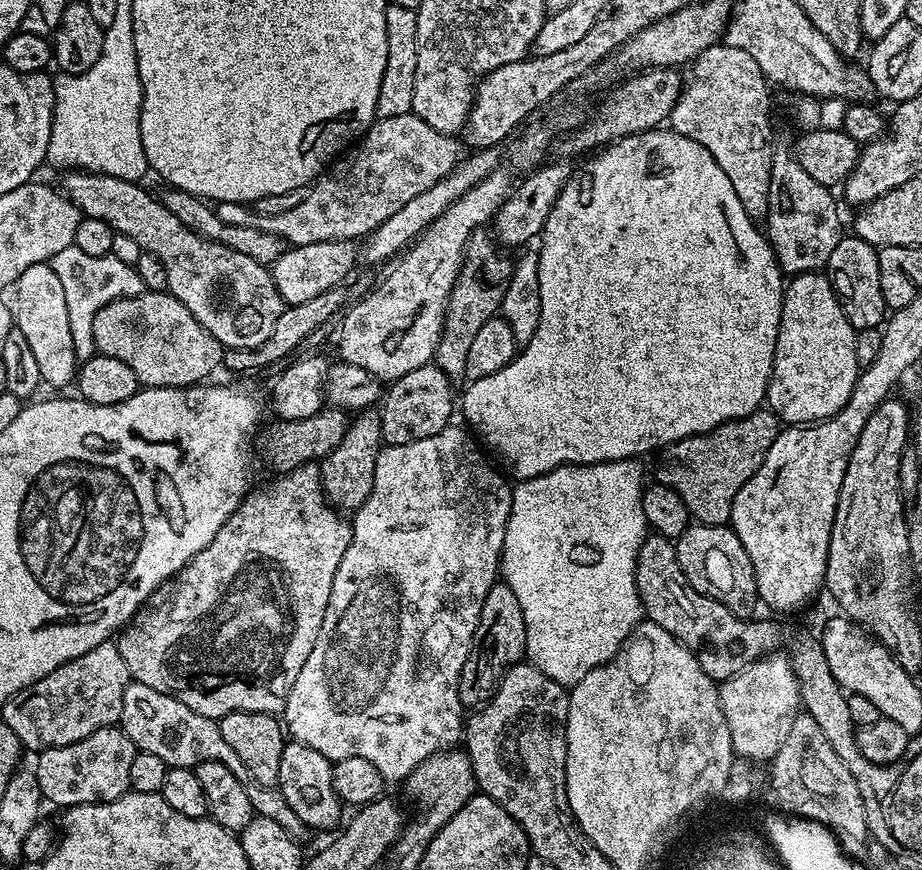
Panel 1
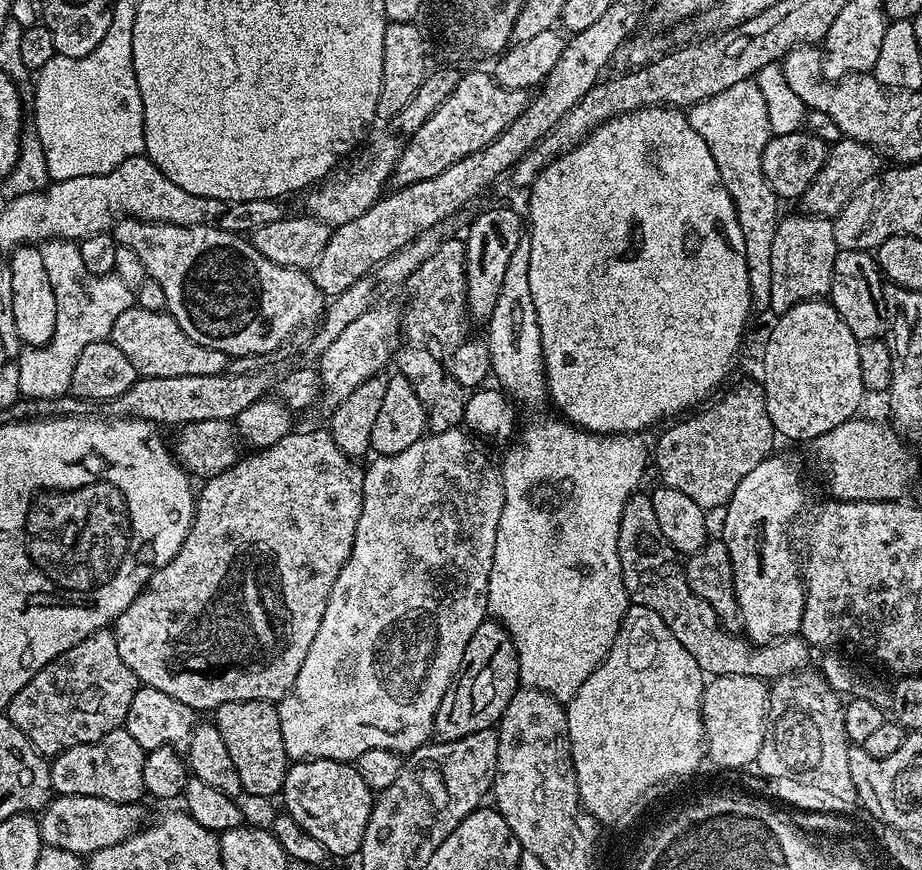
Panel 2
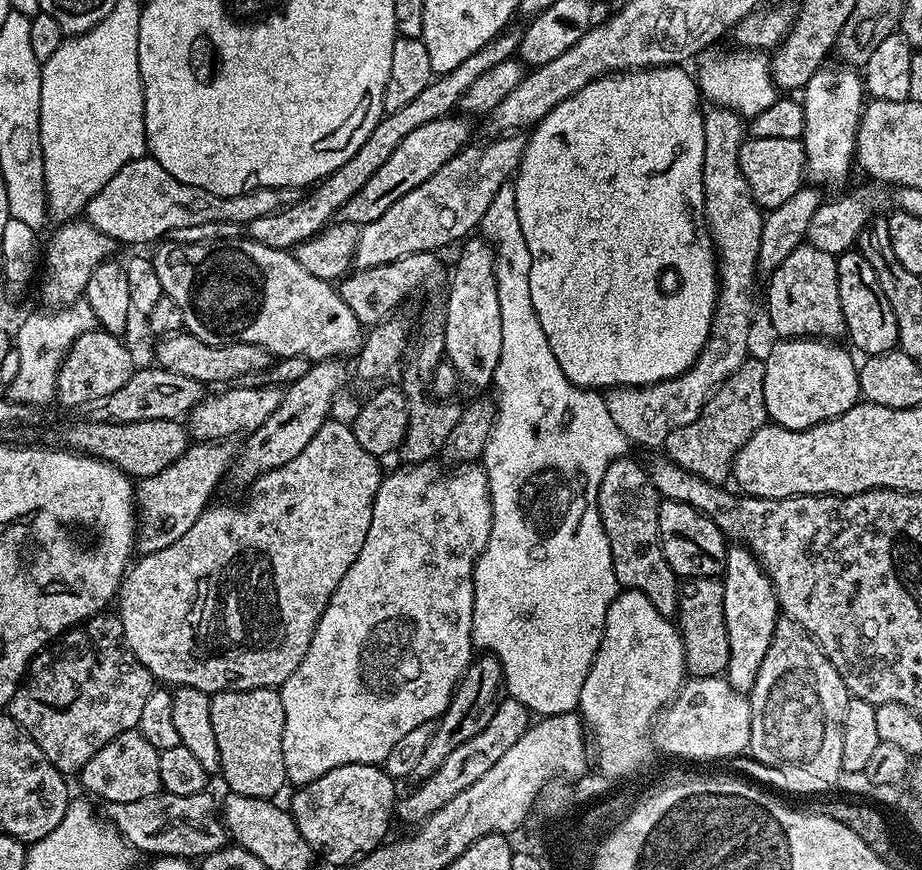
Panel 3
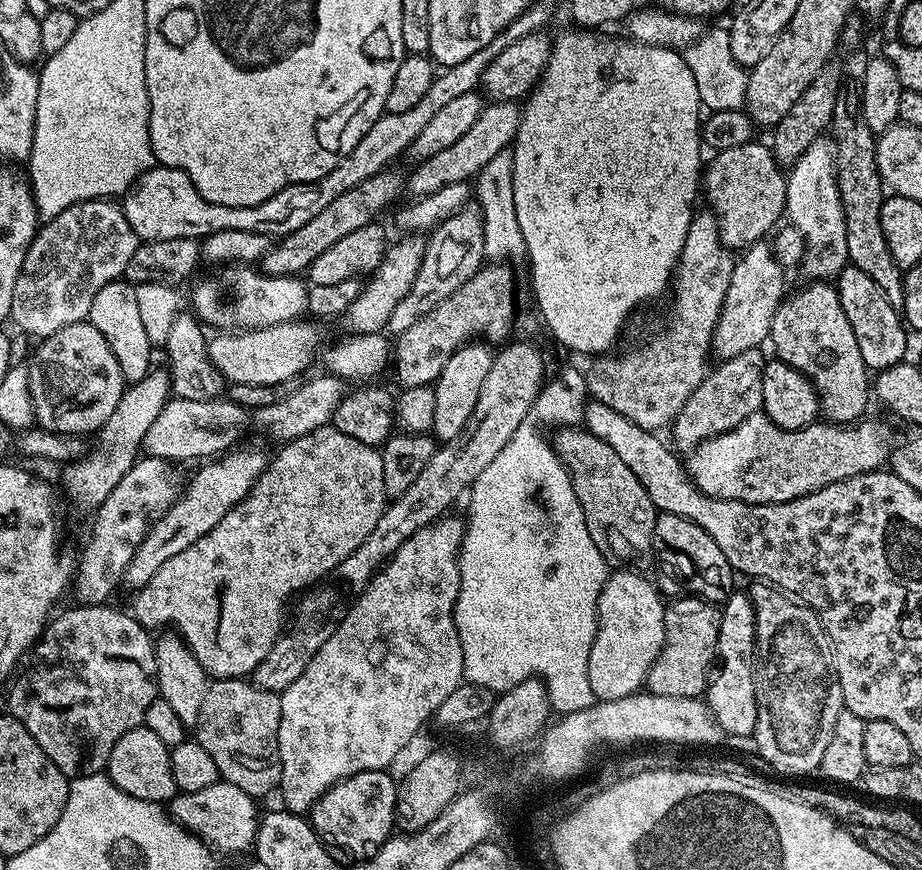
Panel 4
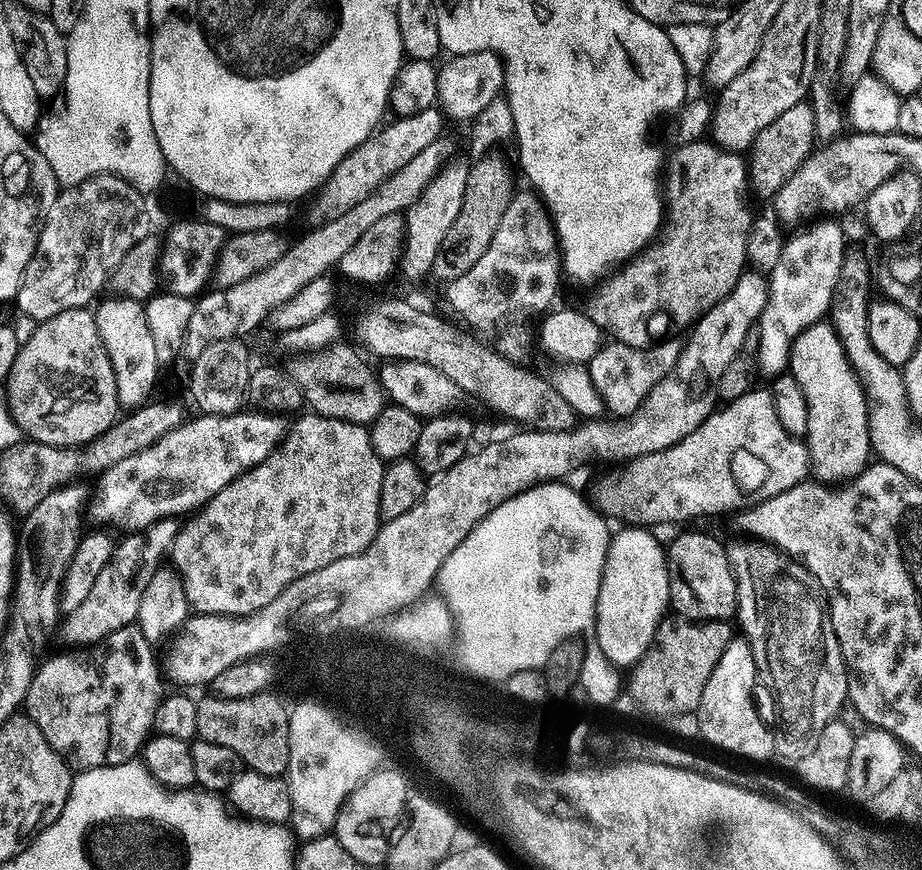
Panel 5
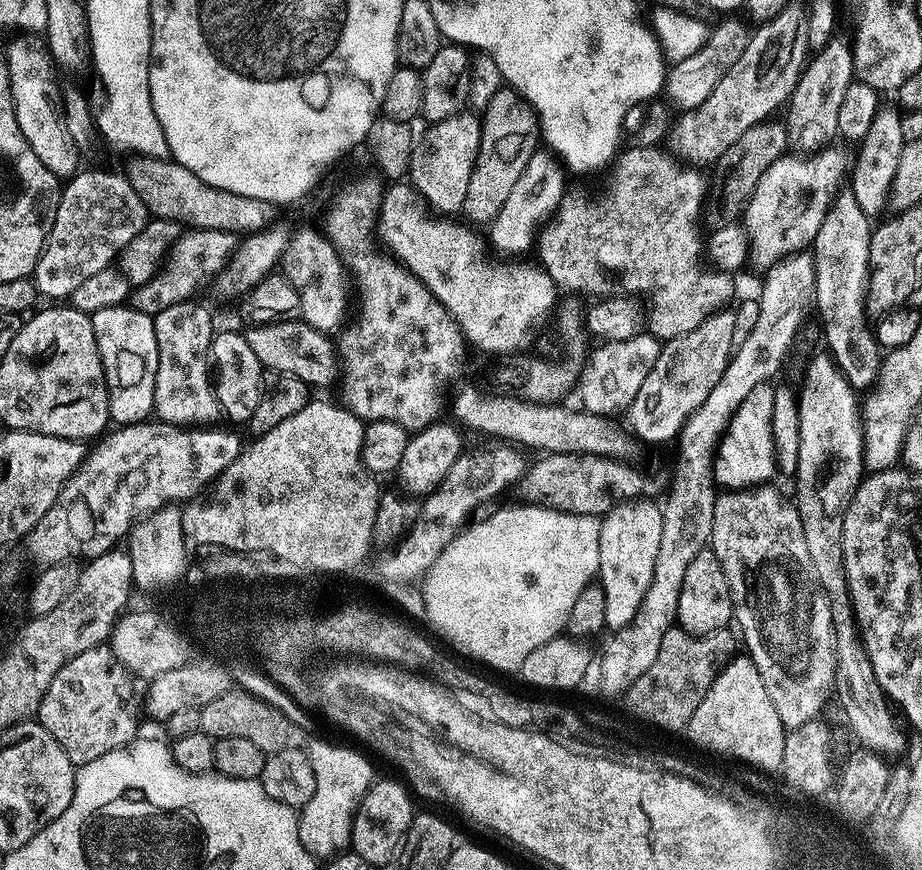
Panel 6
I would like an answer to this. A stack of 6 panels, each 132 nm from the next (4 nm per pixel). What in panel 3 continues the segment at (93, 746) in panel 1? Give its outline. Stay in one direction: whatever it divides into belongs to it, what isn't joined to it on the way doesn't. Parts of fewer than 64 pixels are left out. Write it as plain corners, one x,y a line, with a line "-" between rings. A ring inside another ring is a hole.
139,730
118,734
82,770
78,773
78,780
93,797
101,796
108,804
122,802
138,802
138,798
150,798
154,793
161,791
158,778
158,758
160,749
150,746
146,738
142,738

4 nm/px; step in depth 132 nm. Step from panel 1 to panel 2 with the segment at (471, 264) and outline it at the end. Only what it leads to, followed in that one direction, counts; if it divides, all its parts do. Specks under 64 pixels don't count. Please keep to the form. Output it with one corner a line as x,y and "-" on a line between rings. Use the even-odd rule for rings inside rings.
446,238
406,283
412,297
408,309
402,312
402,339
394,353
394,364
400,367
399,375
407,378
410,386
414,386
414,394
421,399
428,415
429,433
454,430
464,424
468,396
465,388
458,386
449,374
445,356
469,335
465,262
464,240

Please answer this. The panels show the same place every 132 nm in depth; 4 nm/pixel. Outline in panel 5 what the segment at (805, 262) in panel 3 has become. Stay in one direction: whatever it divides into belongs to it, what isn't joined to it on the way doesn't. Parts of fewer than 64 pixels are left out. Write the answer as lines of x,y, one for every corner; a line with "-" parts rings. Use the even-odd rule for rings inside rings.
831,323
811,324
798,333
791,344
788,368
806,398
806,443
811,475
829,486
851,480
870,463
868,400

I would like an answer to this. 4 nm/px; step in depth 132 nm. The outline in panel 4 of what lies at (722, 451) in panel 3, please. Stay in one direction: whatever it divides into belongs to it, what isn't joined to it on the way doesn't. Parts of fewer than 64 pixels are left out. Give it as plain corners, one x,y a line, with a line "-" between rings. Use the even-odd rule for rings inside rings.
751,348
742,354
734,354
734,358
729,360
720,360
717,368
715,365
709,371
702,383
694,390
694,394
686,398
686,406
682,406
682,410
670,425
673,440
671,443
681,453
691,453
692,449
697,448
702,442
726,430
734,430
734,426
746,422
750,414
763,409
762,374
766,356
762,353
760,348

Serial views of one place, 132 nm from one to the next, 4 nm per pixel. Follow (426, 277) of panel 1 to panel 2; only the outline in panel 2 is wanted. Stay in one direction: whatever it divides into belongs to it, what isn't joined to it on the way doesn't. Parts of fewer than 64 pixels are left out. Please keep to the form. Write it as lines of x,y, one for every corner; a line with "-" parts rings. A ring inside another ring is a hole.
377,306
366,310
362,318
350,322
335,342
320,355
318,371
322,389
322,404
328,410
336,408
343,400
350,398
366,378
383,373
384,367
390,364
398,347
398,337
402,332
402,316
392,308

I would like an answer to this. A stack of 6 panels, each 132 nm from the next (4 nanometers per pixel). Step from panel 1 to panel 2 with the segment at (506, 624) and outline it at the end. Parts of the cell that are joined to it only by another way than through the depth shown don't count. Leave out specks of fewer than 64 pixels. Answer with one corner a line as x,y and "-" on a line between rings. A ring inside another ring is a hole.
485,618
478,630
474,630
474,638
470,638
466,654
462,654
462,662
446,694
442,694
442,706
438,706
432,727
435,739
457,740
466,738
466,734
478,734
478,730
499,725
500,717
519,687
521,682
516,644
503,624

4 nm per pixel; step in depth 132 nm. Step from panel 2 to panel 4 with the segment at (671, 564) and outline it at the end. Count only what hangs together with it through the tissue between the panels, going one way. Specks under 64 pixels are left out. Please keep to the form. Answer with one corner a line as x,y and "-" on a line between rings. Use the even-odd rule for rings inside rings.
565,426
555,433
554,447
557,455
564,461
574,490
578,494
578,502
586,518
586,530
590,530
590,538
594,538
594,546
604,555
604,561
610,566
632,566
635,560
652,552
652,535
656,525
657,510
654,502
650,502
650,494
646,494
646,486
634,478
630,466
618,458
618,453
611,446
606,446
602,438
583,426

